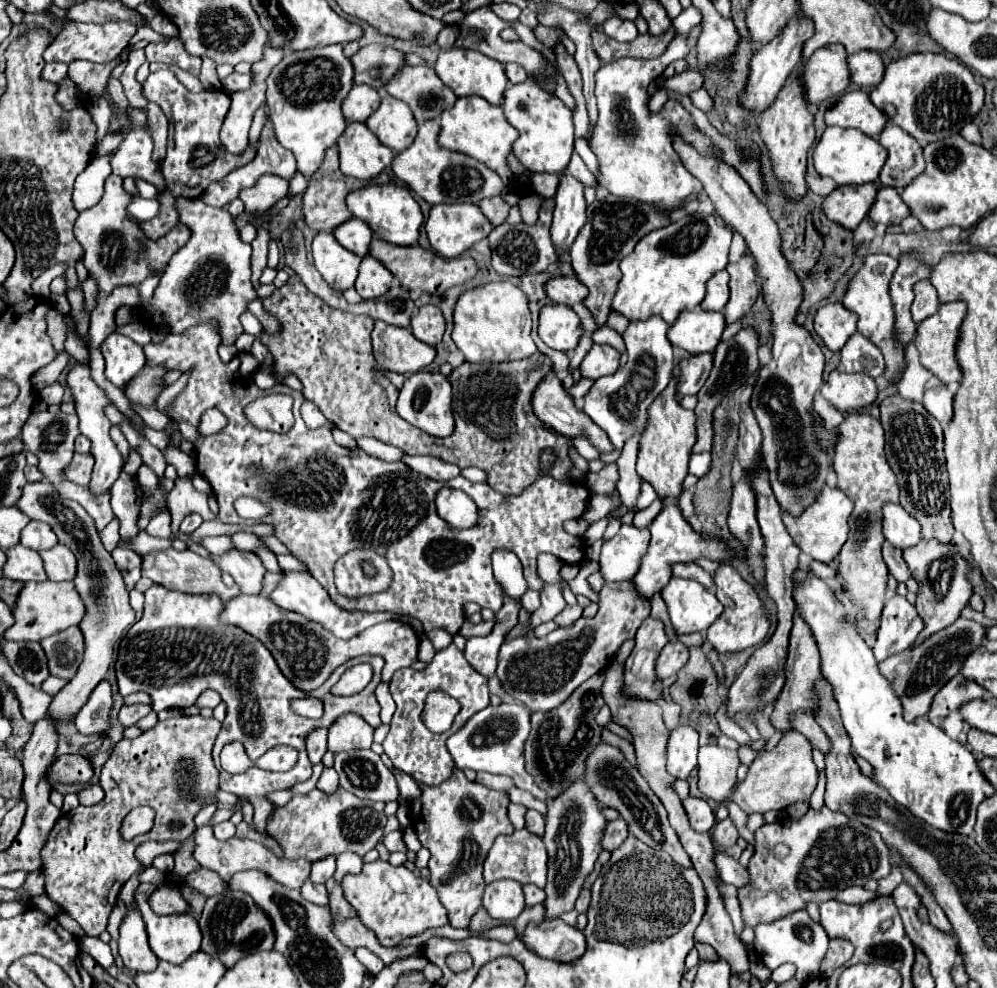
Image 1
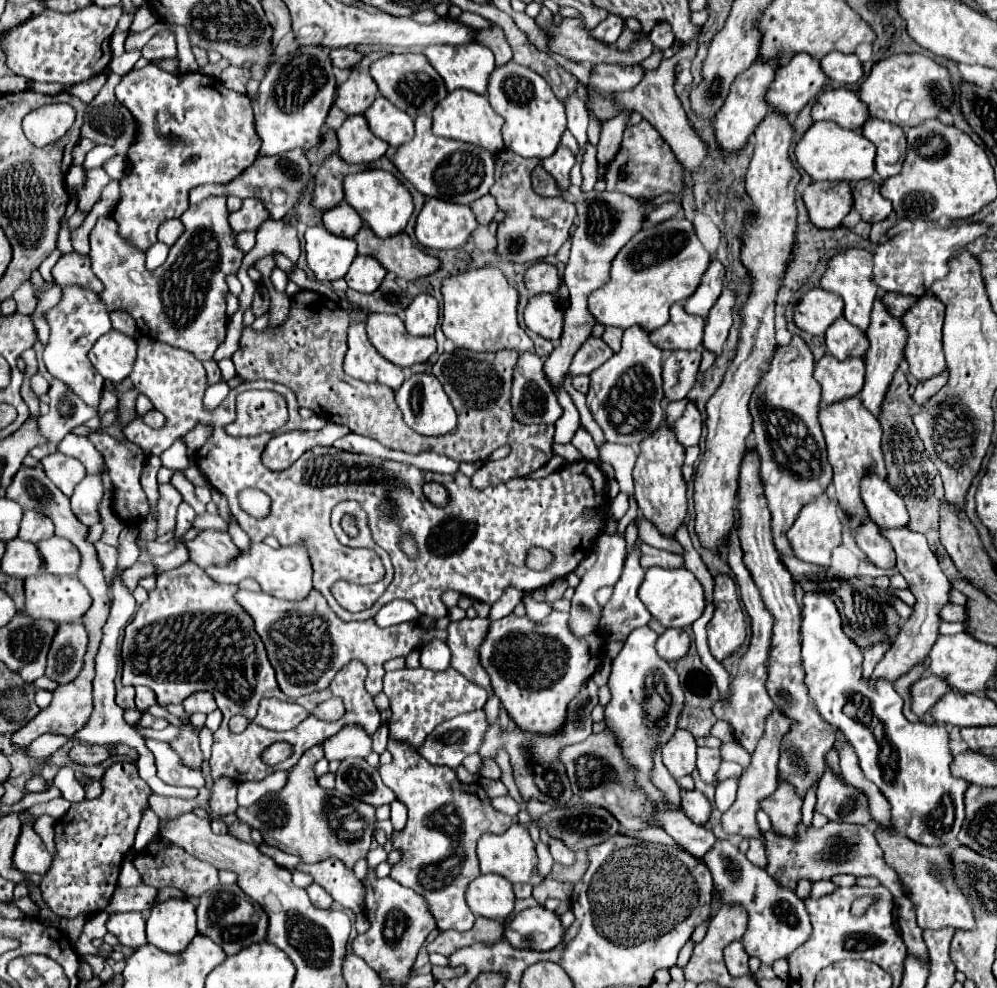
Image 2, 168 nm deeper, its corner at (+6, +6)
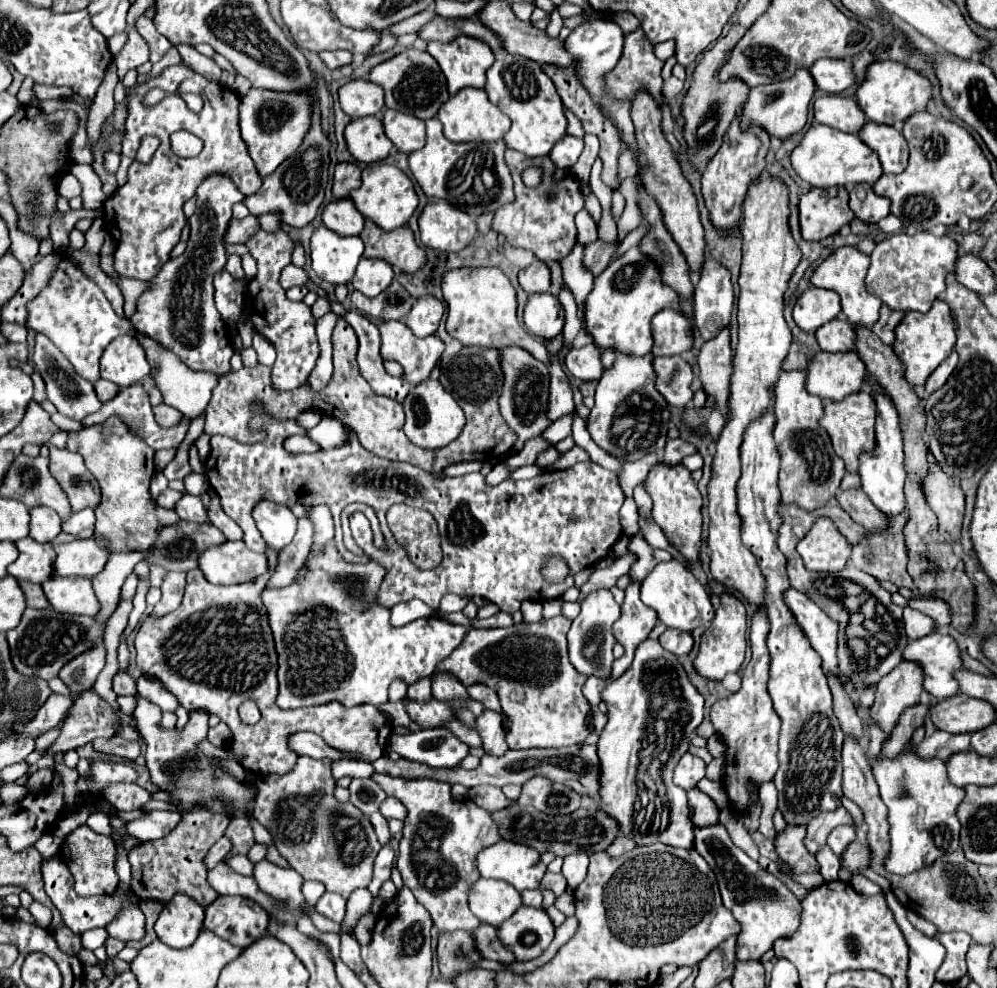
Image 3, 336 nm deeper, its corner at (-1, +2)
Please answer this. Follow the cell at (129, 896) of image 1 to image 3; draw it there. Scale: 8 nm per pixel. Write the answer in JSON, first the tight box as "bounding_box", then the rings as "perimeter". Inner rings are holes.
{"bounding_box":[105,905,145,941],"perimeter":[[[125,905],[105,929],[115,939],[141,941],[145,937],[145,915],[137,905]]]}

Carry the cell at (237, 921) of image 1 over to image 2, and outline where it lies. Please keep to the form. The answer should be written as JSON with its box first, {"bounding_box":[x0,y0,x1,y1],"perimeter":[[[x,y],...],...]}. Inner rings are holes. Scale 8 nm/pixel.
{"bounding_box":[198,885,268,955],"perimeter":[[[218,885],[214,891],[208,891],[198,901],[198,933],[210,937],[214,943],[218,943],[226,955],[234,955],[240,949],[260,943],[266,937],[268,929],[268,917],[264,911],[258,911],[252,905],[252,899],[238,887],[238,885]]]}

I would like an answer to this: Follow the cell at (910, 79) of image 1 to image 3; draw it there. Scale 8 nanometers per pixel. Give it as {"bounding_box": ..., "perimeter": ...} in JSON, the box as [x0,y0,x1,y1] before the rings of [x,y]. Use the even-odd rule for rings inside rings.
{"bounding_box":[857,61,933,127],"perimeter":[[[895,61],[871,63],[867,67],[865,81],[857,89],[857,103],[867,115],[867,119],[893,127],[901,127],[913,113],[925,111],[931,99],[933,99],[931,81],[919,71],[913,71],[911,67],[905,67],[903,63],[895,63]]]}

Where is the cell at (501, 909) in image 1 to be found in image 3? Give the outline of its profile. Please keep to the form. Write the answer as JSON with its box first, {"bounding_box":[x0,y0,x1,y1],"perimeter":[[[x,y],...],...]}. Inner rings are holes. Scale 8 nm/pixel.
{"bounding_box":[469,879,521,927],"perimeter":[[[479,879],[469,893],[469,907],[481,923],[499,927],[521,907],[521,895],[505,881]]]}

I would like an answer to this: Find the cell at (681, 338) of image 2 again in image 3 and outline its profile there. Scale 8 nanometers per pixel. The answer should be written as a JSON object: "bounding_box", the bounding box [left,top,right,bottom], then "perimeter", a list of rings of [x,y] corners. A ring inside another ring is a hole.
{"bounding_box":[653,309,693,355],"perimeter":[[[665,309],[653,317],[653,355],[681,355],[693,349],[691,319],[679,309]]]}

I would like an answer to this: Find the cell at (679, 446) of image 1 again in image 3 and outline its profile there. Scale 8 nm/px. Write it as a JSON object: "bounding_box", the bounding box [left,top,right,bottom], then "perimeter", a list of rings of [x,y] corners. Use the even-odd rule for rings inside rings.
{"bounding_box":[643,461,701,561],"perimeter":[[[659,461],[647,473],[643,485],[653,499],[653,521],[663,529],[669,543],[685,555],[685,559],[695,561],[699,557],[701,545],[701,493],[697,491],[691,471],[681,463],[665,465]]]}

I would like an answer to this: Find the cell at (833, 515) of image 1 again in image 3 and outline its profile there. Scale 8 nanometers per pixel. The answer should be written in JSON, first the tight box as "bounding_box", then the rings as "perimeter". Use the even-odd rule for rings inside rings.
{"bounding_box":[797,517,851,573],"perimeter":[[[819,517],[805,539],[797,543],[797,553],[809,571],[837,573],[845,567],[851,555],[851,545],[829,517]]]}

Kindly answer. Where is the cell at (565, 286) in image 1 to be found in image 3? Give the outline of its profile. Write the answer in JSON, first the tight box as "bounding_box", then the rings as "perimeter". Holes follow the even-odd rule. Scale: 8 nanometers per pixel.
{"bounding_box":[519,259,551,293],"perimeter":[[[535,259],[529,267],[525,267],[519,273],[519,285],[525,289],[525,293],[547,293],[551,285],[551,271],[545,263]]]}

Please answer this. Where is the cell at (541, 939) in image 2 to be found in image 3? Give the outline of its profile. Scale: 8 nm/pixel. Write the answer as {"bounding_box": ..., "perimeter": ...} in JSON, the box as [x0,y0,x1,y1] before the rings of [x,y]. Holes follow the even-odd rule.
{"bounding_box":[497,905,555,961],"perimeter":[[[523,905],[509,921],[499,925],[497,935],[517,961],[529,961],[543,955],[553,941],[555,925],[543,909]]]}

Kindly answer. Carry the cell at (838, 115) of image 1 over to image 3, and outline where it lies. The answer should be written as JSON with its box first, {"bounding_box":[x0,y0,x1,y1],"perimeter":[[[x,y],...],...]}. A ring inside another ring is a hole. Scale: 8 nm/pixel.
{"bounding_box":[815,95,865,133],"perimeter":[[[823,95],[815,101],[815,121],[829,125],[833,129],[845,133],[859,133],[865,125],[865,115],[861,115],[861,107],[855,99],[839,97],[839,95]]]}

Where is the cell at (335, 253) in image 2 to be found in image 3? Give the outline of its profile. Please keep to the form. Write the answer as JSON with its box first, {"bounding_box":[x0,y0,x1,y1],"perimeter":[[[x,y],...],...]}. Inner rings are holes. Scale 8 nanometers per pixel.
{"bounding_box":[311,225,363,285],"perimeter":[[[321,225],[311,237],[311,261],[319,279],[333,285],[347,285],[363,257],[361,237],[341,237]]]}

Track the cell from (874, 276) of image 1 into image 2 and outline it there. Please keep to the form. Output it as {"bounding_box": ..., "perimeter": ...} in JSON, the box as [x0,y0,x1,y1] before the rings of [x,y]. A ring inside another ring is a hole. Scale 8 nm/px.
{"bounding_box":[820,249,878,331],"perimeter":[[[846,249],[842,253],[836,253],[830,263],[828,269],[824,271],[822,279],[820,279],[820,287],[826,291],[834,291],[844,299],[844,317],[860,327],[862,331],[866,331],[868,323],[870,323],[870,311],[872,311],[872,299],[876,299],[876,291],[878,287],[872,283],[872,253],[866,249]]]}

